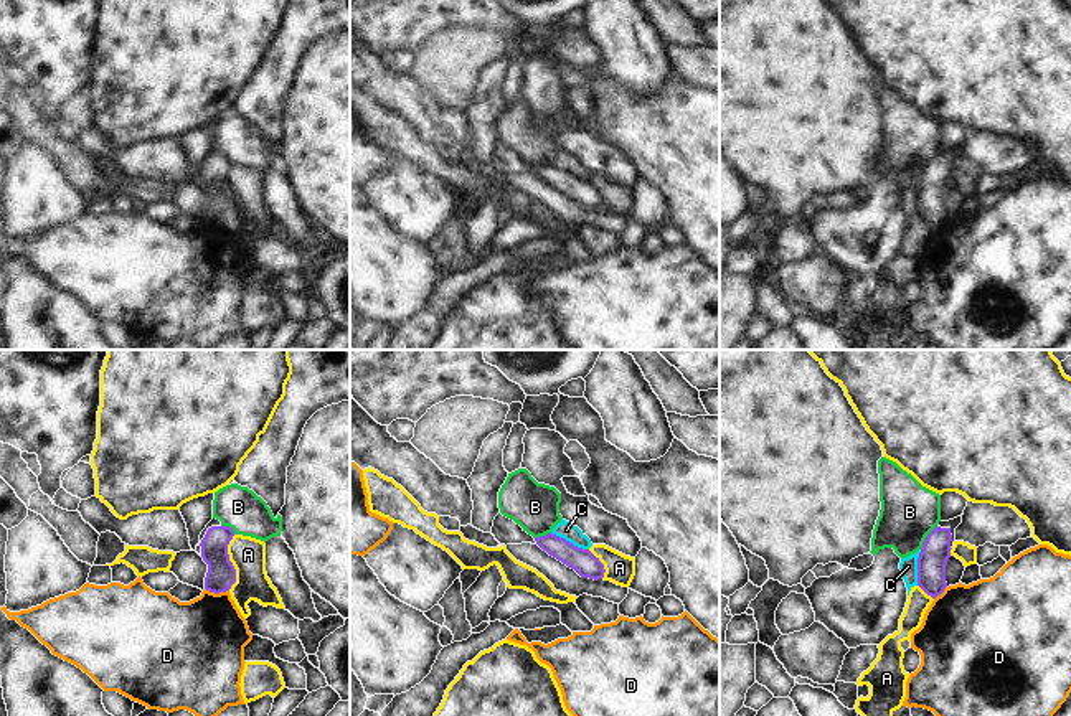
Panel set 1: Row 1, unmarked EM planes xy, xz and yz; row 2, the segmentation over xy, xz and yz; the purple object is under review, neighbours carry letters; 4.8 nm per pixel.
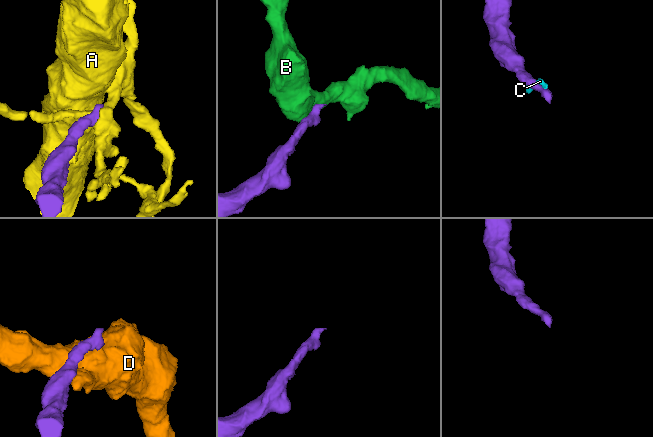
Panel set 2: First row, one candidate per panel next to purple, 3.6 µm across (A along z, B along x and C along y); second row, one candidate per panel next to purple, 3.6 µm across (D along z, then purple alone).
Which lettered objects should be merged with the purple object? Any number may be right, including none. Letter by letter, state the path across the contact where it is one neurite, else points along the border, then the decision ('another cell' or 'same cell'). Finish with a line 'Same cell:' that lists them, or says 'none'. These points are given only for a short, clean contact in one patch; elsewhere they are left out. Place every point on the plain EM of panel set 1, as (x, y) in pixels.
A: border along xy (235, 165), (228, 175), (235, 213), (228, 220); another cell
B: another cell
C: border along xz (552, 162), (588, 180); another cell
D: another cell
Same cell: none

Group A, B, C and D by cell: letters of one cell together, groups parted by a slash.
A / B C / D

